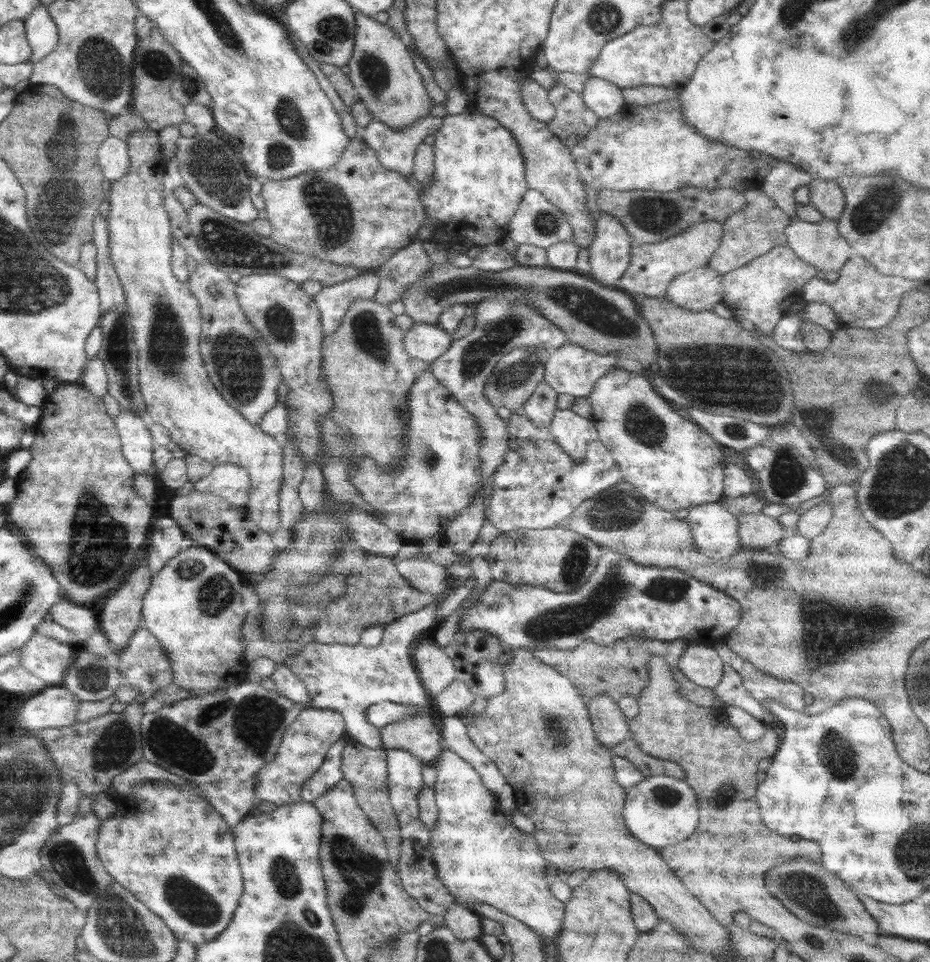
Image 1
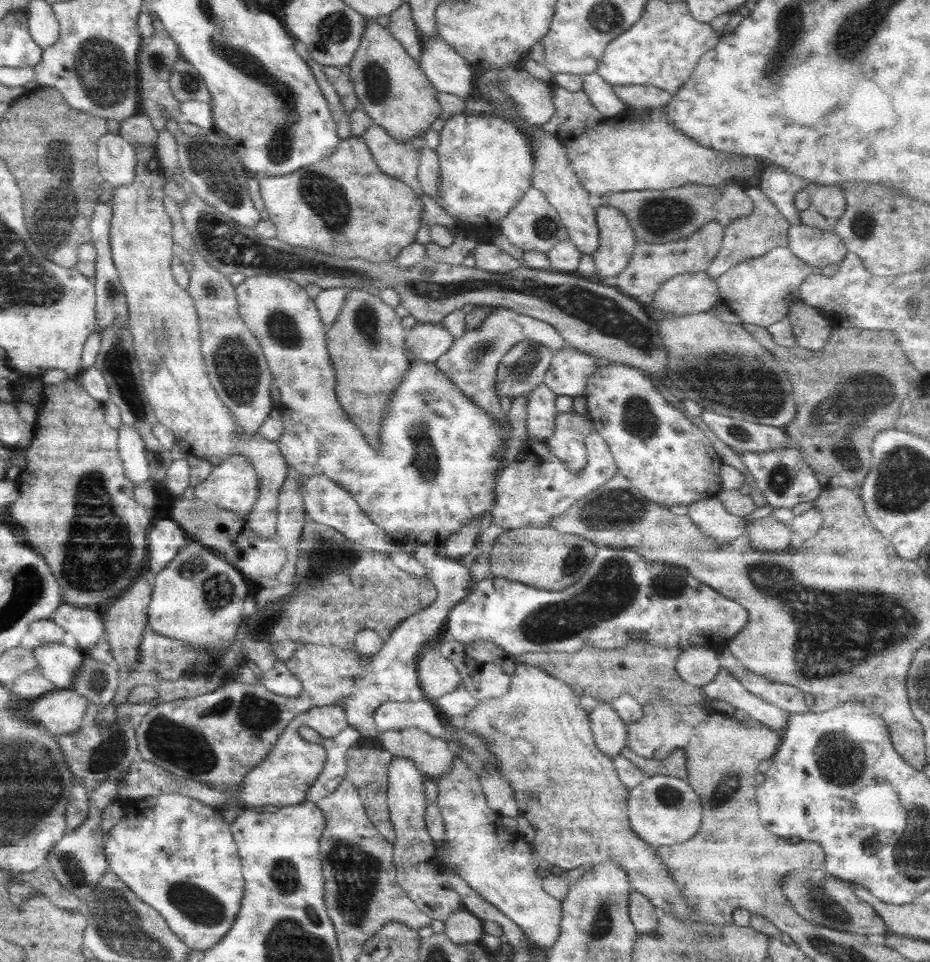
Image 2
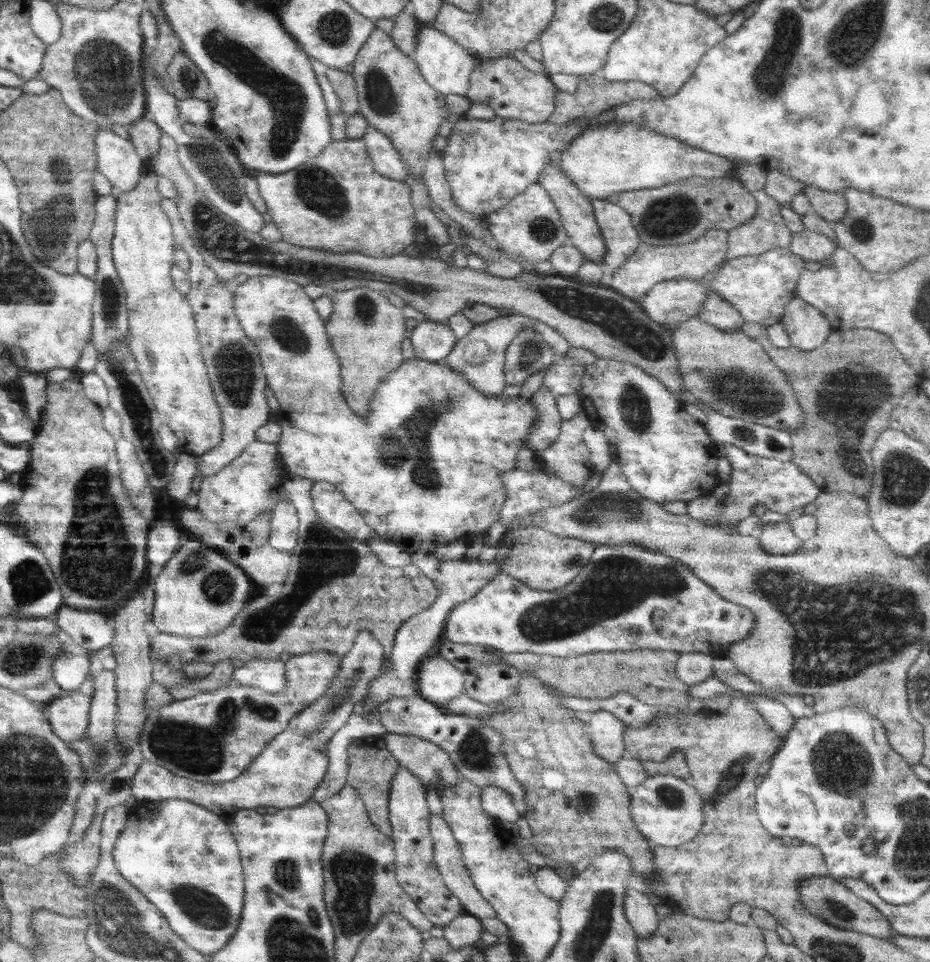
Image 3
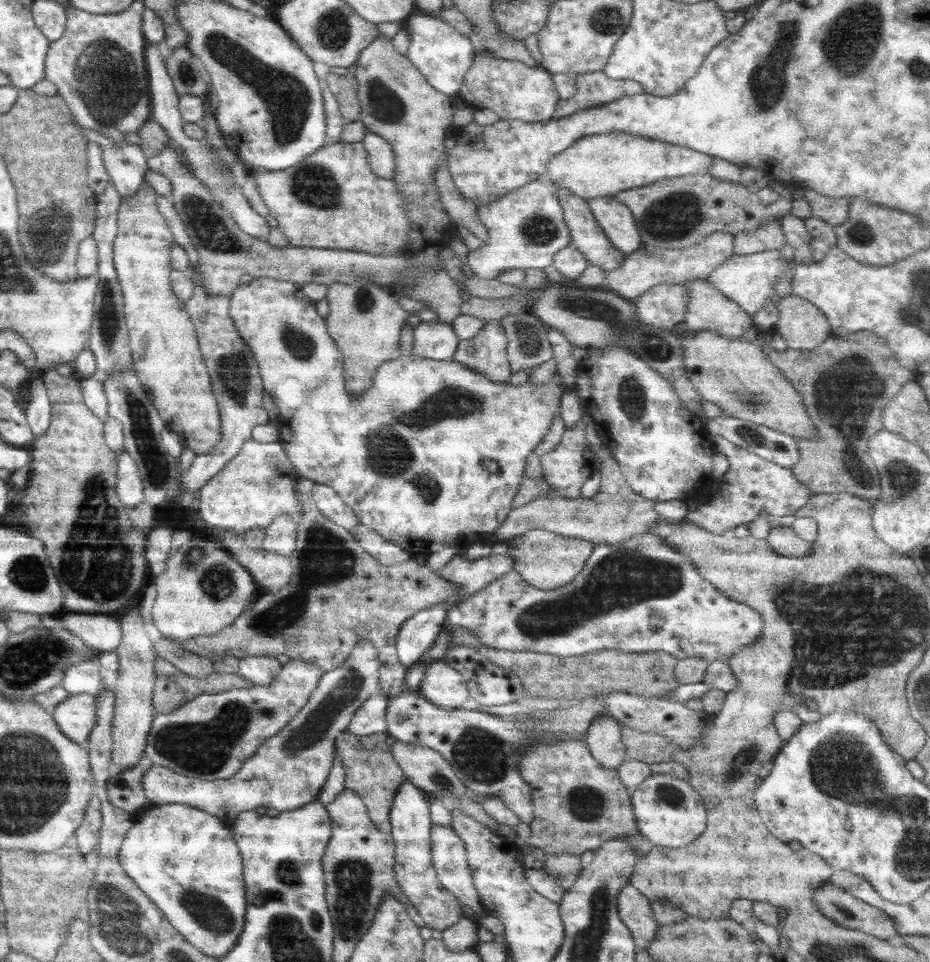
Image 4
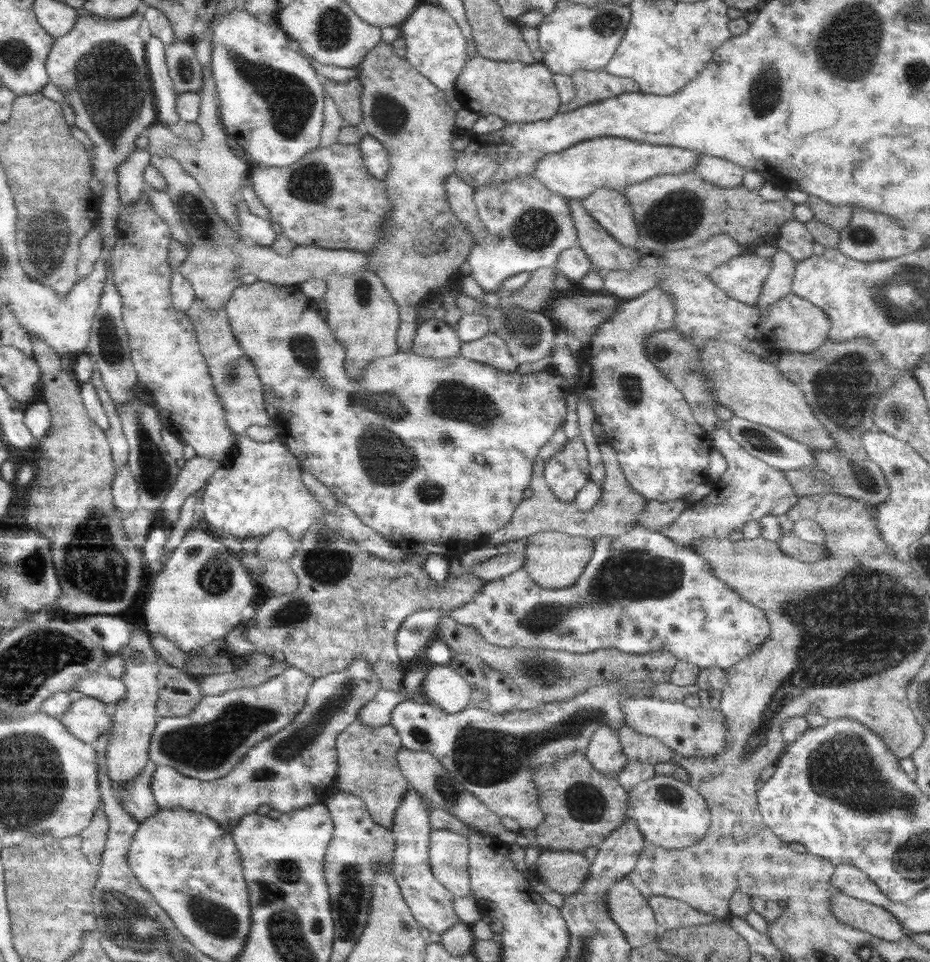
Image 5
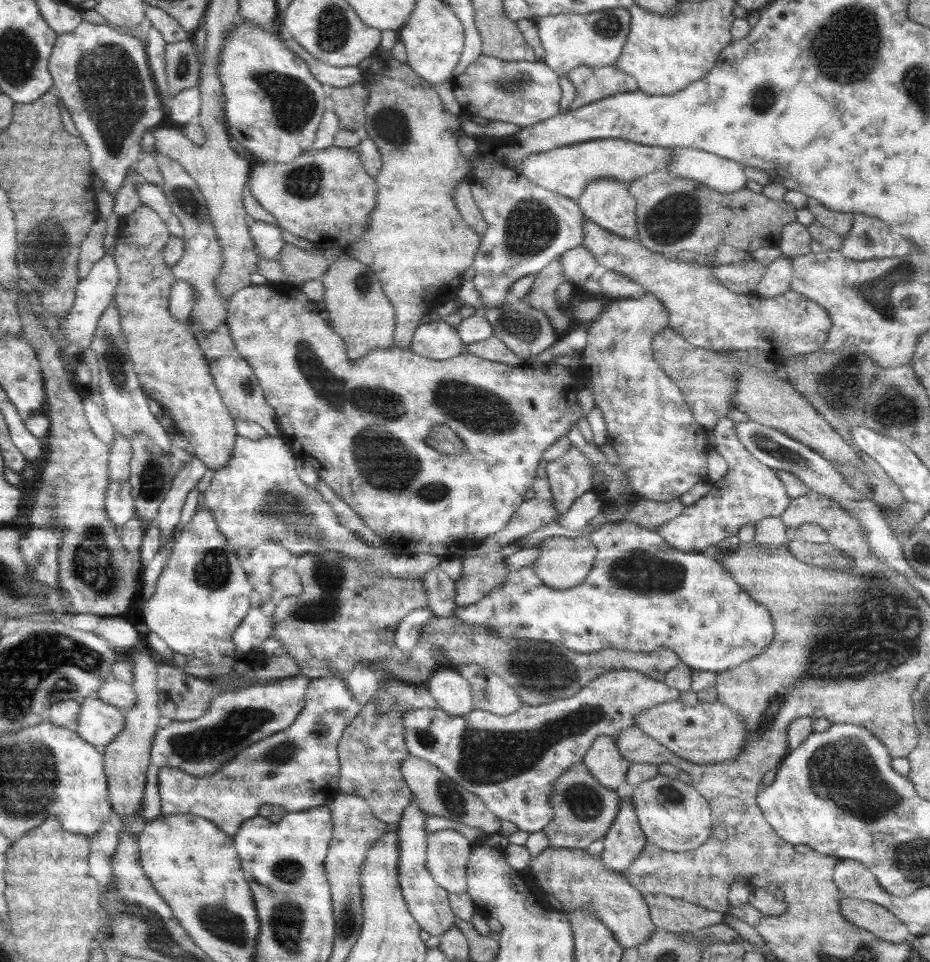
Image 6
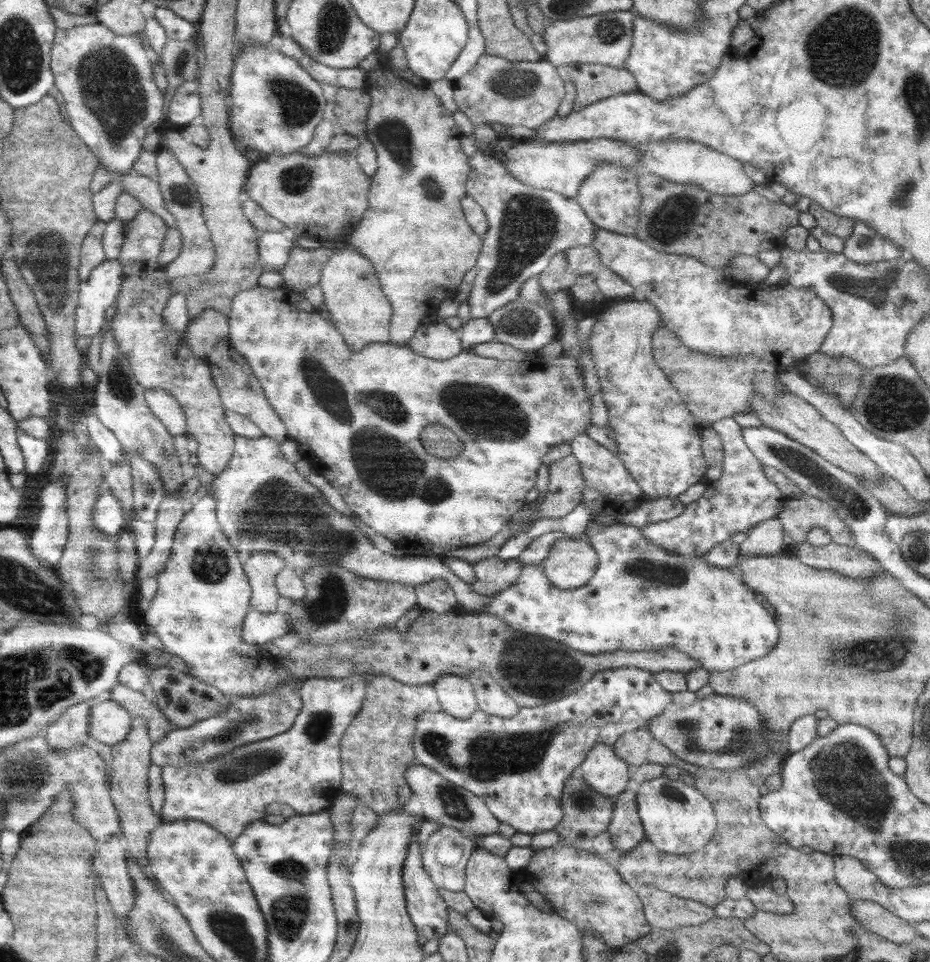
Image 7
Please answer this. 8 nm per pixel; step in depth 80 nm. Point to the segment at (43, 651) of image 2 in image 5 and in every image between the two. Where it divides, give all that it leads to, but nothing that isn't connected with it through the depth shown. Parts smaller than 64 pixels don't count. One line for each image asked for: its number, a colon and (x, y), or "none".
3: (70, 671)
4: (84, 679)
5: (107, 688)

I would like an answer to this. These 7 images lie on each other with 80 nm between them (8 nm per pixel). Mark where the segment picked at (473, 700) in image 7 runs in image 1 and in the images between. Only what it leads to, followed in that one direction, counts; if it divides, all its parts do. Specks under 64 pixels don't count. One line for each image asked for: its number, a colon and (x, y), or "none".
1: (436, 670)
2: (437, 675)
3: (438, 681)
4: (443, 686)
5: (443, 687)
6: (452, 692)

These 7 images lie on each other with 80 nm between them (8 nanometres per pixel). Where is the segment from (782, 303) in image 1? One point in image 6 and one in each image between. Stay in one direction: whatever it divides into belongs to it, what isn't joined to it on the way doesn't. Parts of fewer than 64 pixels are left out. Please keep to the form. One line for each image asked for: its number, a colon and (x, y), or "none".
2: (760, 290)
3: (760, 286)
4: (748, 280)
5: (742, 277)
6: (743, 277)

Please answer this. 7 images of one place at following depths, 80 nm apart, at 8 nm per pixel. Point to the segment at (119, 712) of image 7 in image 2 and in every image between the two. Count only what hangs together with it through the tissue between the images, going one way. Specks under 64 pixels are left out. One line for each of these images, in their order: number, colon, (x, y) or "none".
2: (62, 711)
3: (68, 716)
4: (76, 715)
5: (86, 718)
6: (98, 722)

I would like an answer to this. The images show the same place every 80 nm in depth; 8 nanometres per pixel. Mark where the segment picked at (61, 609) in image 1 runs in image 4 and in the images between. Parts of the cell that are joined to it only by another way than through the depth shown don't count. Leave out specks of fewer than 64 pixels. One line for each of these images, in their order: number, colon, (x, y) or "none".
2: (87, 627)
3: (91, 630)
4: (101, 633)

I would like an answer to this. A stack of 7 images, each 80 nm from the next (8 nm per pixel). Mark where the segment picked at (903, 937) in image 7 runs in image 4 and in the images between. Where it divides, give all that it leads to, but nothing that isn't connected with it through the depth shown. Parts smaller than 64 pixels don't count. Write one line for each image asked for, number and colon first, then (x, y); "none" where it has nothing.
4: (839, 905)
5: (864, 916)
6: (870, 916)

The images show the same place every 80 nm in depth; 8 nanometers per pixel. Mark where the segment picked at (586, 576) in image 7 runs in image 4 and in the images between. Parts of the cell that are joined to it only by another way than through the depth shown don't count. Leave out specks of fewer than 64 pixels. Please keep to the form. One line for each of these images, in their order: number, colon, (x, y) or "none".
4: (545, 560)
5: (554, 560)
6: (564, 563)

